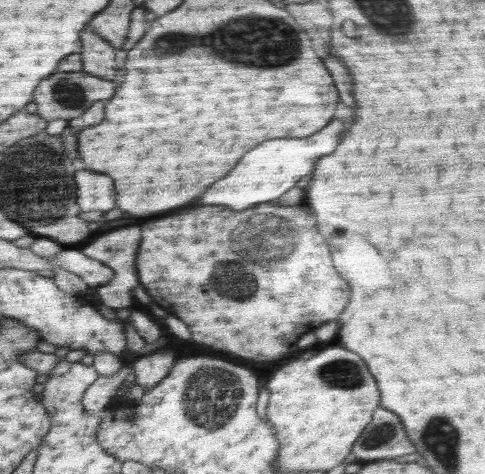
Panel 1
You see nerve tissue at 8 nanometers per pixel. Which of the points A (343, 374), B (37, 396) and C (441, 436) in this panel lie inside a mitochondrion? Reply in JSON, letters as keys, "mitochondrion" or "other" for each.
{"A":"mitochondrion","B":"other","C":"mitochondrion"}

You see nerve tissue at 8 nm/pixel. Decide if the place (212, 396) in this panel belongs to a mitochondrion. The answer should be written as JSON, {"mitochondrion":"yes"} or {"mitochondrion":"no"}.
{"mitochondrion":"yes"}

